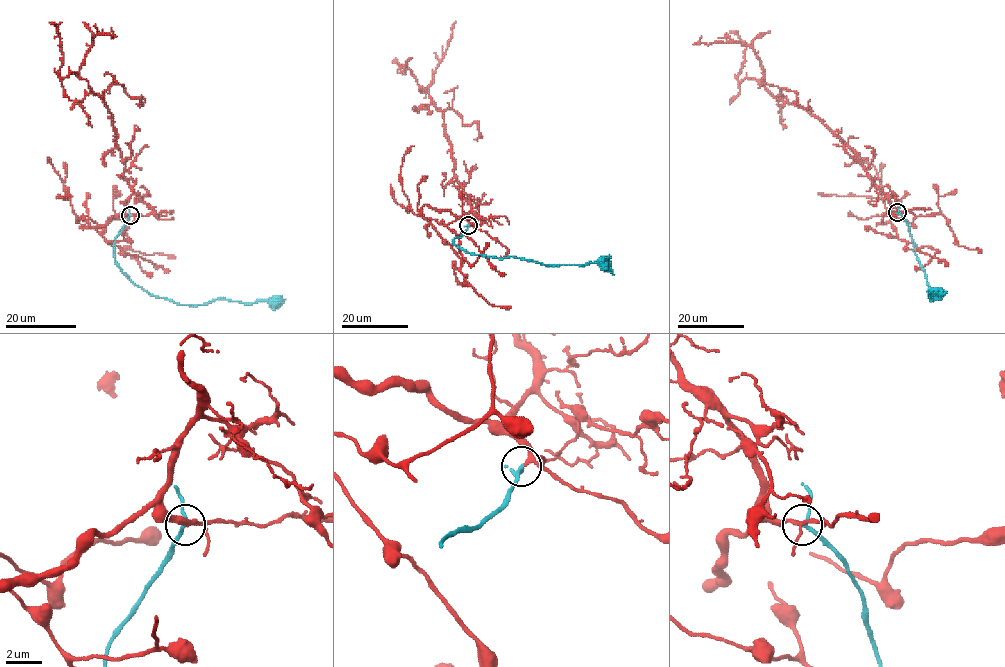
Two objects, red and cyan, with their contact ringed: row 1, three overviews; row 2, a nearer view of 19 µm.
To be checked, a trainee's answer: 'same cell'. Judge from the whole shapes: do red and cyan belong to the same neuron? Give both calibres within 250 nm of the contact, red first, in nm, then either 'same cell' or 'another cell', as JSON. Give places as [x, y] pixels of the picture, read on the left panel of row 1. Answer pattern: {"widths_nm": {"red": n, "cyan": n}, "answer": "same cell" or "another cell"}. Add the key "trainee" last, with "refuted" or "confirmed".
{"widths_nm": {"red": 150, "cyan": 170}, "answer": "same cell", "trainee": "confirmed"}

